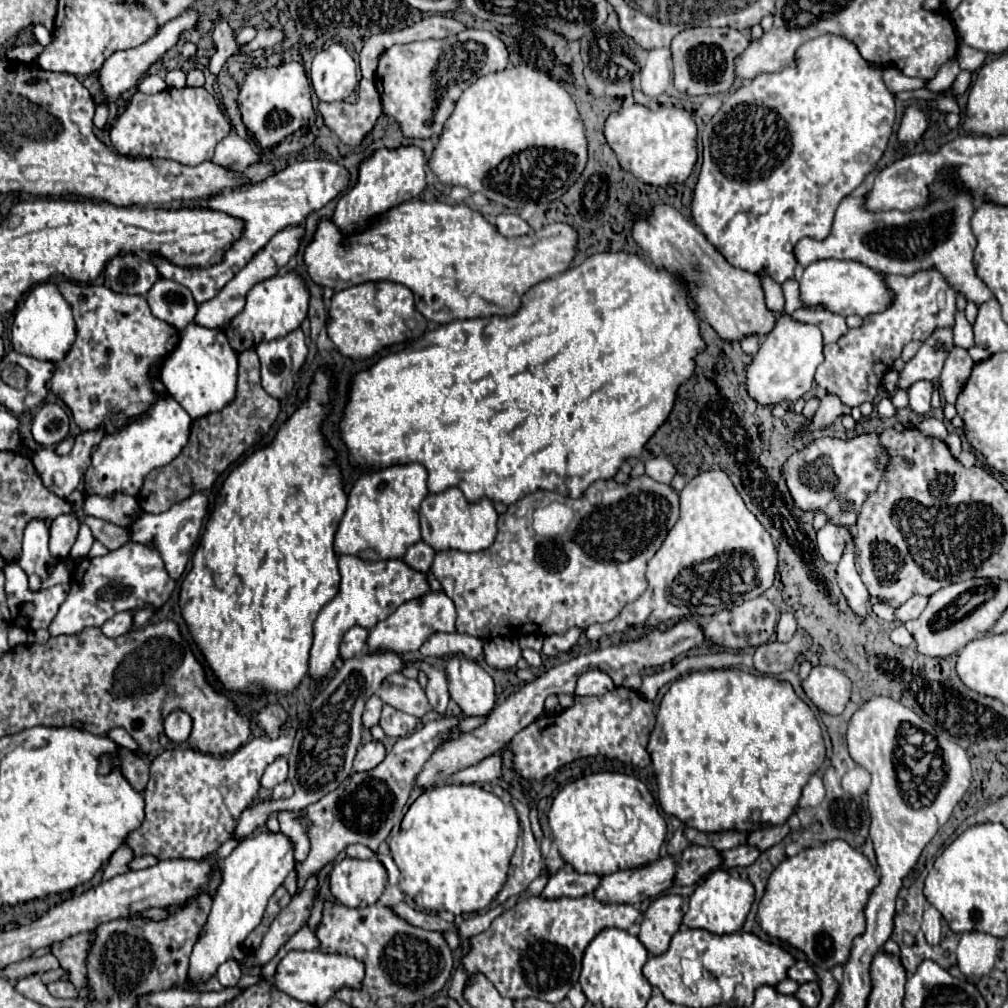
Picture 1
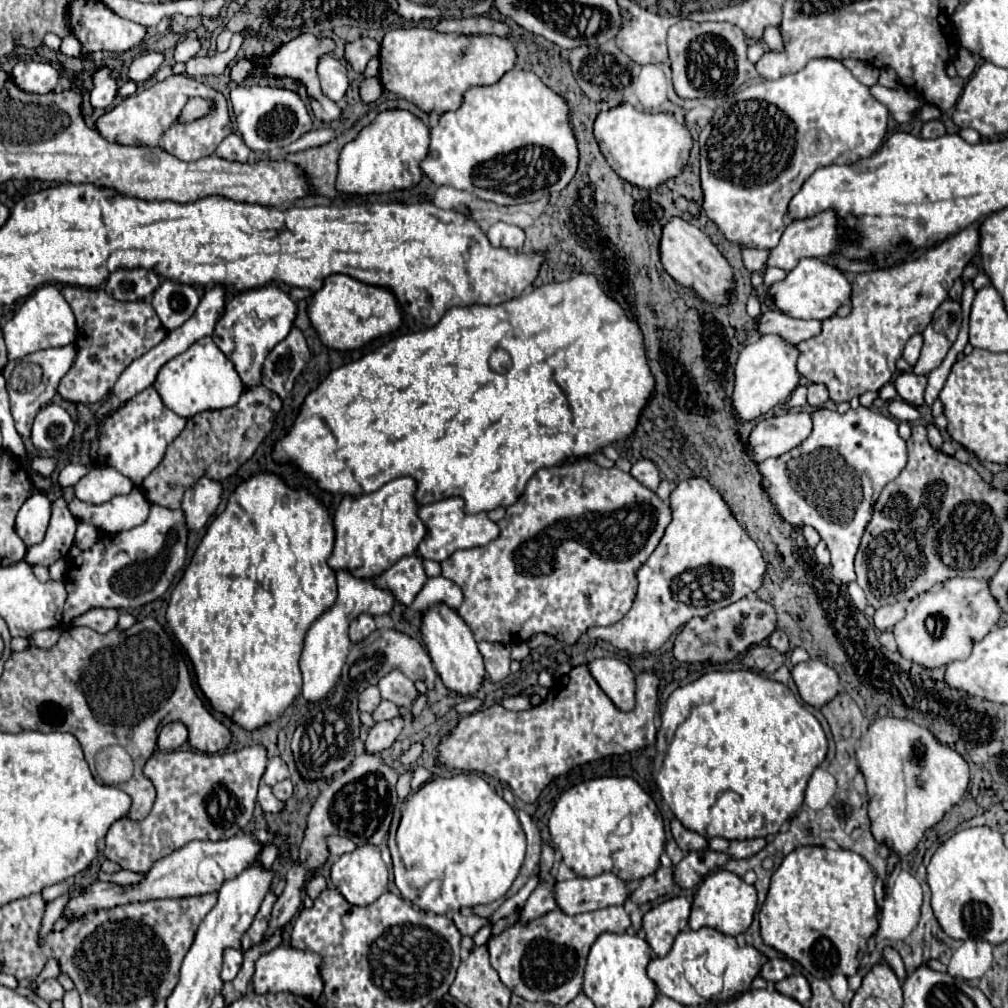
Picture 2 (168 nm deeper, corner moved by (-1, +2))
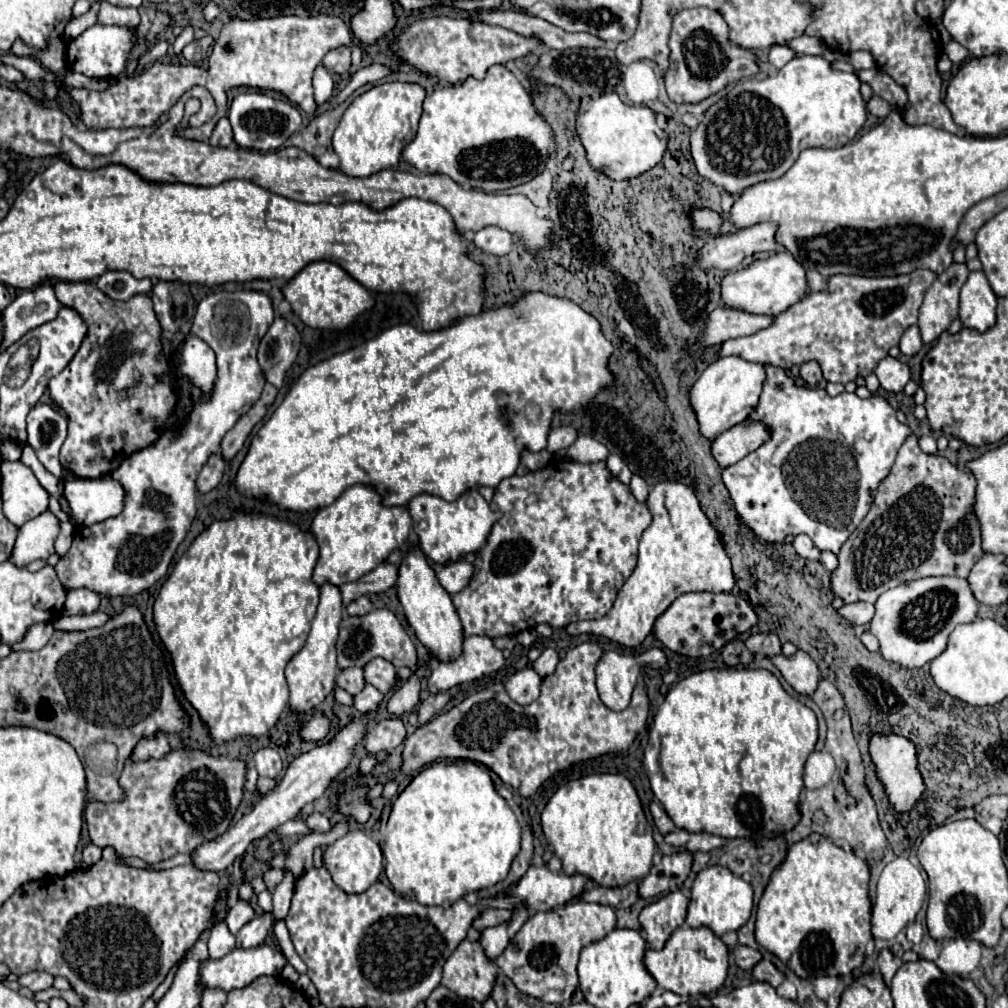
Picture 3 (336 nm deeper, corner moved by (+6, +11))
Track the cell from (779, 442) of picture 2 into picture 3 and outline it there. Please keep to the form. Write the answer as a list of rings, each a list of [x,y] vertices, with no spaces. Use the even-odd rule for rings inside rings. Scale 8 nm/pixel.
[[[744,420],[742,424],[720,434],[712,442],[710,450],[714,460],[720,464],[720,468],[728,468],[738,460],[742,460],[748,452],[756,450],[766,440],[768,440],[768,430],[764,424]]]

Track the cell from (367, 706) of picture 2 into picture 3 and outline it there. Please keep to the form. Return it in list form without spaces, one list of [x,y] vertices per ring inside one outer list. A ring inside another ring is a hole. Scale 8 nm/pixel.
[[[344,668],[340,670],[338,678],[336,678],[336,684],[340,688],[344,688],[348,694],[358,694],[362,688],[364,688],[364,674],[362,674],[362,668]]]

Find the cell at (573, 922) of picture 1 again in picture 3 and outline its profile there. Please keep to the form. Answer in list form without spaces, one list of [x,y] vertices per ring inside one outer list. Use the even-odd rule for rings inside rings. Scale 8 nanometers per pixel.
[[[570,902],[566,906],[536,912],[518,930],[502,956],[496,958],[496,966],[504,972],[520,992],[534,996],[548,1004],[568,1002],[578,986],[576,964],[580,950],[592,942],[602,940],[616,928],[614,908],[588,902]]]

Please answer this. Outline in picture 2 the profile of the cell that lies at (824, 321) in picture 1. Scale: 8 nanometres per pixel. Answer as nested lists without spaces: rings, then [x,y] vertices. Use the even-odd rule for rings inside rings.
[[[769,309],[763,313],[757,321],[759,333],[777,333],[789,343],[807,341],[811,337],[817,337],[821,333],[821,321],[817,319],[795,319],[785,313],[779,313],[779,309]]]

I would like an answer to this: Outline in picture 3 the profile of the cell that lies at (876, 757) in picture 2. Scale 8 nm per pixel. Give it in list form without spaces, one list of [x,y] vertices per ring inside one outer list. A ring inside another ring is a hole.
[[[876,734],[870,740],[870,756],[876,764],[878,778],[886,786],[886,796],[888,796],[890,804],[894,806],[894,810],[896,812],[912,810],[914,804],[922,798],[922,792],[924,792],[924,782],[922,782],[922,776],[916,768],[916,748],[914,748],[914,744],[910,740],[906,740],[904,736],[898,736],[898,734],[888,734],[888,736]]]

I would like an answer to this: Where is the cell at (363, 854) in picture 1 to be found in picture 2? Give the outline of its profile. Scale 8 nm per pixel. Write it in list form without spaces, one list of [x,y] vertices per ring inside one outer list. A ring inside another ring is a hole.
[[[329,837],[327,843],[329,843],[331,855],[343,855],[343,853],[351,853],[351,849],[357,849],[357,845],[345,837]]]

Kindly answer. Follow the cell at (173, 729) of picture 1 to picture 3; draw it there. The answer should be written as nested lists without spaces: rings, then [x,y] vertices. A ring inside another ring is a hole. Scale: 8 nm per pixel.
[[[158,732],[150,738],[142,738],[136,748],[132,750],[132,756],[130,760],[132,762],[140,762],[140,760],[150,760],[150,758],[160,758],[160,756],[166,756],[170,752],[170,746],[168,746],[168,740],[166,740],[166,734]]]

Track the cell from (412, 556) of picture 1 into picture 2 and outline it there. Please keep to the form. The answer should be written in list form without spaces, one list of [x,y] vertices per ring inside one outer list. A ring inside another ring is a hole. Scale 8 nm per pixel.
[[[413,553],[399,559],[385,573],[381,573],[377,585],[389,589],[401,605],[409,605],[425,581],[427,575],[423,569],[423,557],[419,553]]]

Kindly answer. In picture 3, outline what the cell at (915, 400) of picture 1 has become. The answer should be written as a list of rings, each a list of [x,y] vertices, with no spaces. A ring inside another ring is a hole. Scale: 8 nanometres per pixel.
[[[886,356],[880,360],[880,364],[874,368],[874,374],[880,380],[880,386],[888,392],[902,392],[906,382],[910,380],[910,368],[906,362]]]

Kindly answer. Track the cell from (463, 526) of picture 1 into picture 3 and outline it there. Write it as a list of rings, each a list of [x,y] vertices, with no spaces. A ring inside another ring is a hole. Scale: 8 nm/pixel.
[[[476,488],[466,490],[458,500],[446,502],[440,496],[420,494],[414,496],[408,504],[408,510],[414,520],[414,532],[418,536],[422,552],[436,564],[450,564],[462,560],[470,552],[478,552],[490,534],[492,524],[496,522],[496,514],[490,510],[488,502],[480,496]]]

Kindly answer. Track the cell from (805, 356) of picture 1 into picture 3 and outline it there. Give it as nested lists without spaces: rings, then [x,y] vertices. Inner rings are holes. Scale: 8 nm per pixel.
[[[728,356],[712,362],[696,380],[696,384],[690,388],[690,408],[696,414],[698,430],[704,438],[714,440],[722,432],[730,430],[732,426],[744,422],[750,414],[750,410],[756,408],[762,382],[766,378],[764,366],[756,362],[746,362],[738,356]]]

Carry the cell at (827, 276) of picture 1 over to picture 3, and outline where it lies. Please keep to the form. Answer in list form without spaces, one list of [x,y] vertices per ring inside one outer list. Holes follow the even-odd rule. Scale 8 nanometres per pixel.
[[[786,250],[772,254],[766,260],[754,260],[748,268],[728,272],[720,280],[720,300],[724,302],[724,306],[742,310],[748,314],[776,316],[786,308],[790,308],[792,304],[796,304],[806,292],[808,292],[806,272]]]

